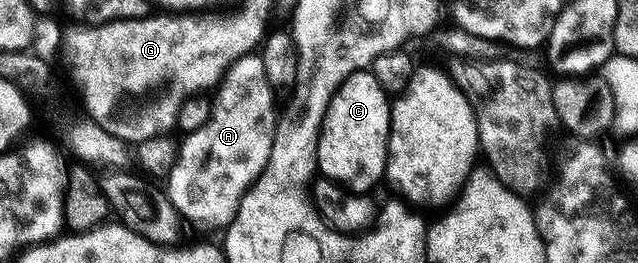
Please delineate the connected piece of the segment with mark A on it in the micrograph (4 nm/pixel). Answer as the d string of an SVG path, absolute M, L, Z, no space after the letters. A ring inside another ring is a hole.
M259 54L238 58L226 70L211 98L206 122L189 132L179 144L178 156L166 176L166 192L183 220L206 227L229 226L242 196L271 156L276 107Z

